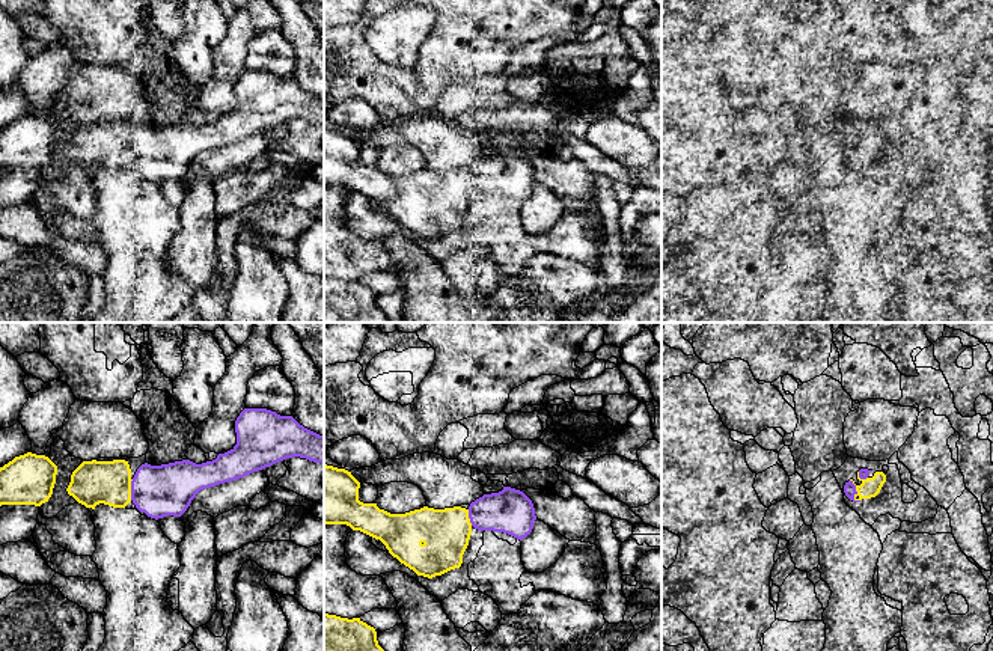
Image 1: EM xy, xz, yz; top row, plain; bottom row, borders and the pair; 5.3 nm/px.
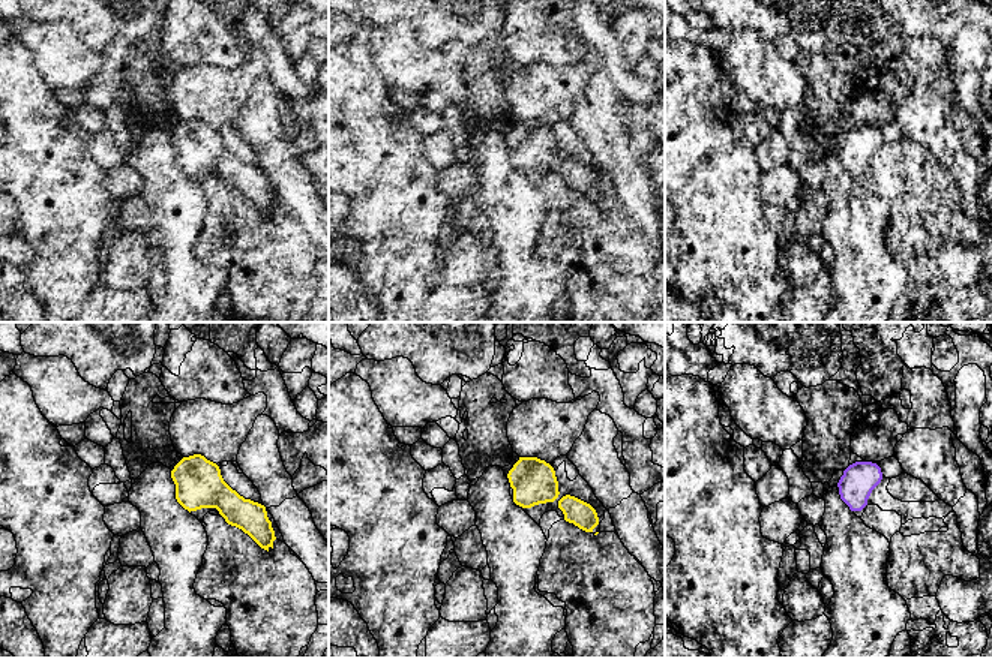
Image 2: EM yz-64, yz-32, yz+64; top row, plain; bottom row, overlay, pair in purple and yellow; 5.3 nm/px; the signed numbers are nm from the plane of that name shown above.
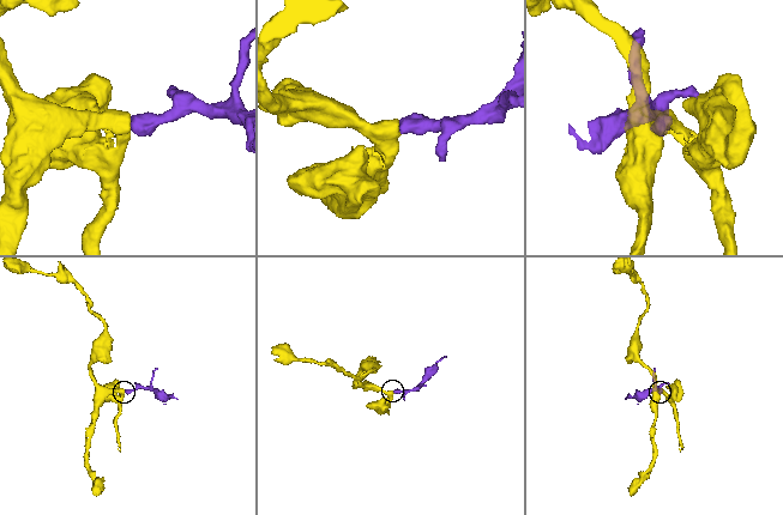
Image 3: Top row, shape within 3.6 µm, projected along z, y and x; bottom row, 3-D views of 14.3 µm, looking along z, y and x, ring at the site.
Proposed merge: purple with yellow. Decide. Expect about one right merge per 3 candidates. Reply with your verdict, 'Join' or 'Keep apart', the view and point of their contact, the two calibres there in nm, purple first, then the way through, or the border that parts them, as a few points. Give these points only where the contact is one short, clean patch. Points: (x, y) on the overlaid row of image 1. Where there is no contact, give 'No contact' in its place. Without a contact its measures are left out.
Join. Touches purple at yz (856, 492). Thickness 60 nm (purple) against 110 nm

